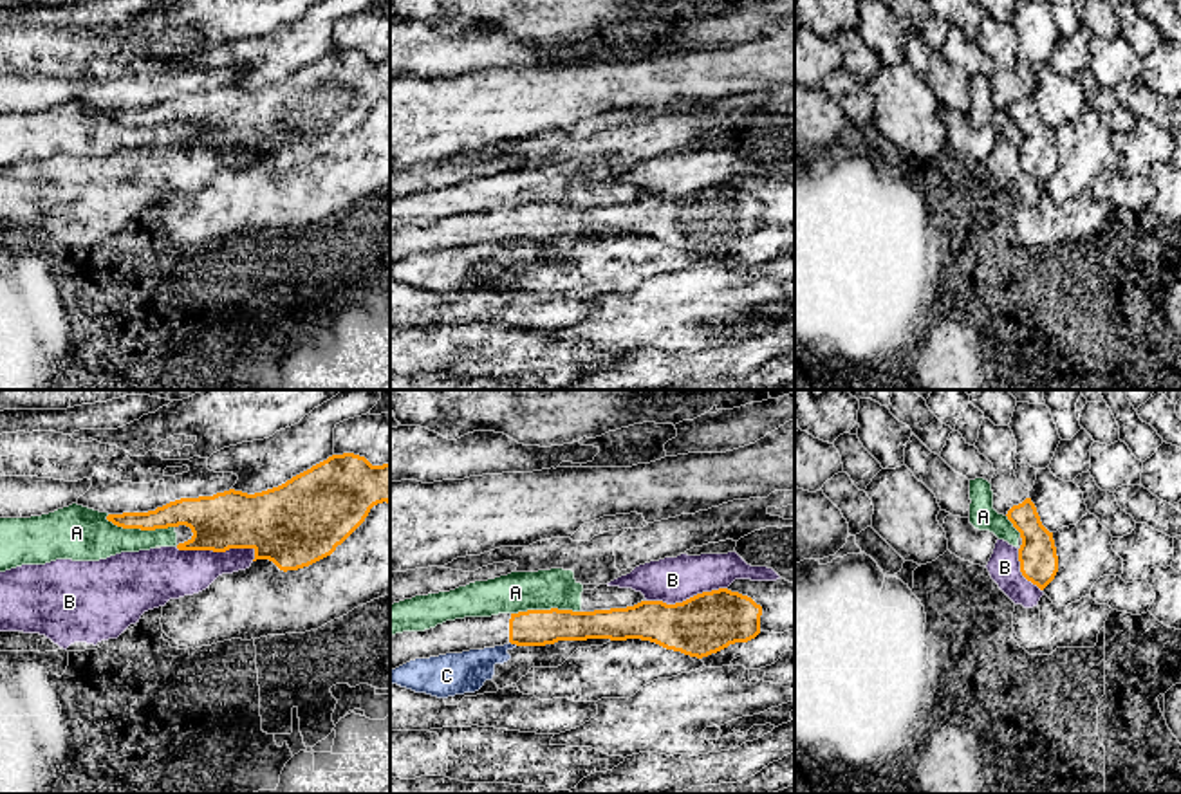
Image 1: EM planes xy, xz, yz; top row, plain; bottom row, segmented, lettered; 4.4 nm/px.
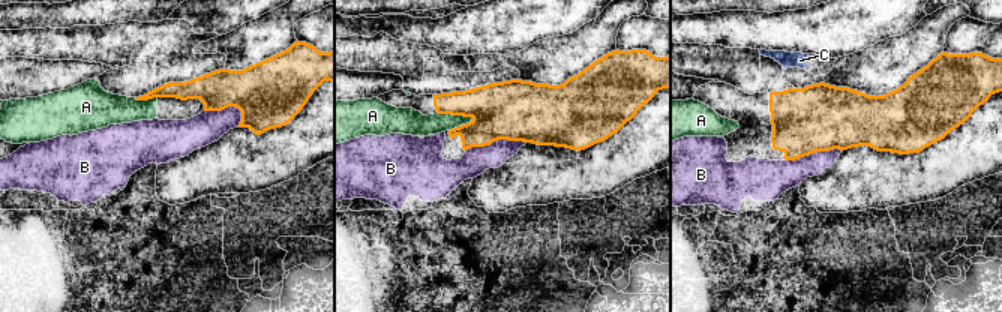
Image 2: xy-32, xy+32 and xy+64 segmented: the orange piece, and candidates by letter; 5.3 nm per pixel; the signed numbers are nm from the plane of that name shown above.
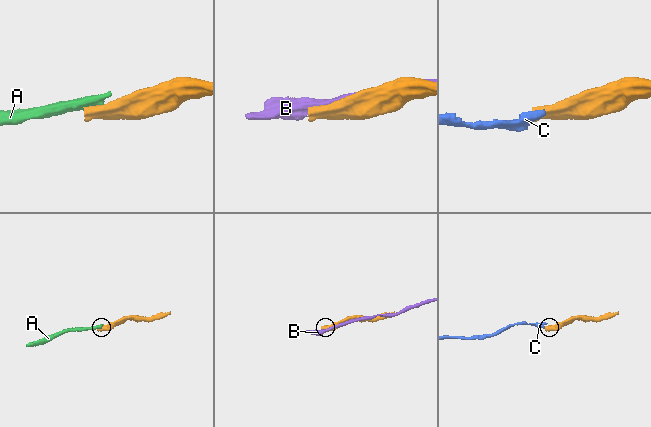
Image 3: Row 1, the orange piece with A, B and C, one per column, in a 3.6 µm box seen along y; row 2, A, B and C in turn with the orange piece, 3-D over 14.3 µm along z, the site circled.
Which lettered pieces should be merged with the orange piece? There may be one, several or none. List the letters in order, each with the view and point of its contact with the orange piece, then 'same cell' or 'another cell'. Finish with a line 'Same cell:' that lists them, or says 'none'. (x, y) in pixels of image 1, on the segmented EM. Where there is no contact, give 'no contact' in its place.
A: meets orange in xy at (139, 527); another cell
B: meets orange in xy at (219, 551); another cell
C: meets orange in xz at (513, 643); another cell
Same cell: none

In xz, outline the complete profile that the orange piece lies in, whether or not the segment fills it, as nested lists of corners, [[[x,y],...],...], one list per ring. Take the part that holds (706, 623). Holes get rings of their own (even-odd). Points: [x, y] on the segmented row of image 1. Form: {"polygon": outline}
{"polygon": [[[728,588],[683,603],[641,601],[627,608],[572,612],[527,610],[446,621],[424,632],[390,635],[390,671],[415,659],[504,644],[545,646],[558,641],[641,639],[690,657],[708,657],[760,633],[762,606]]]}

